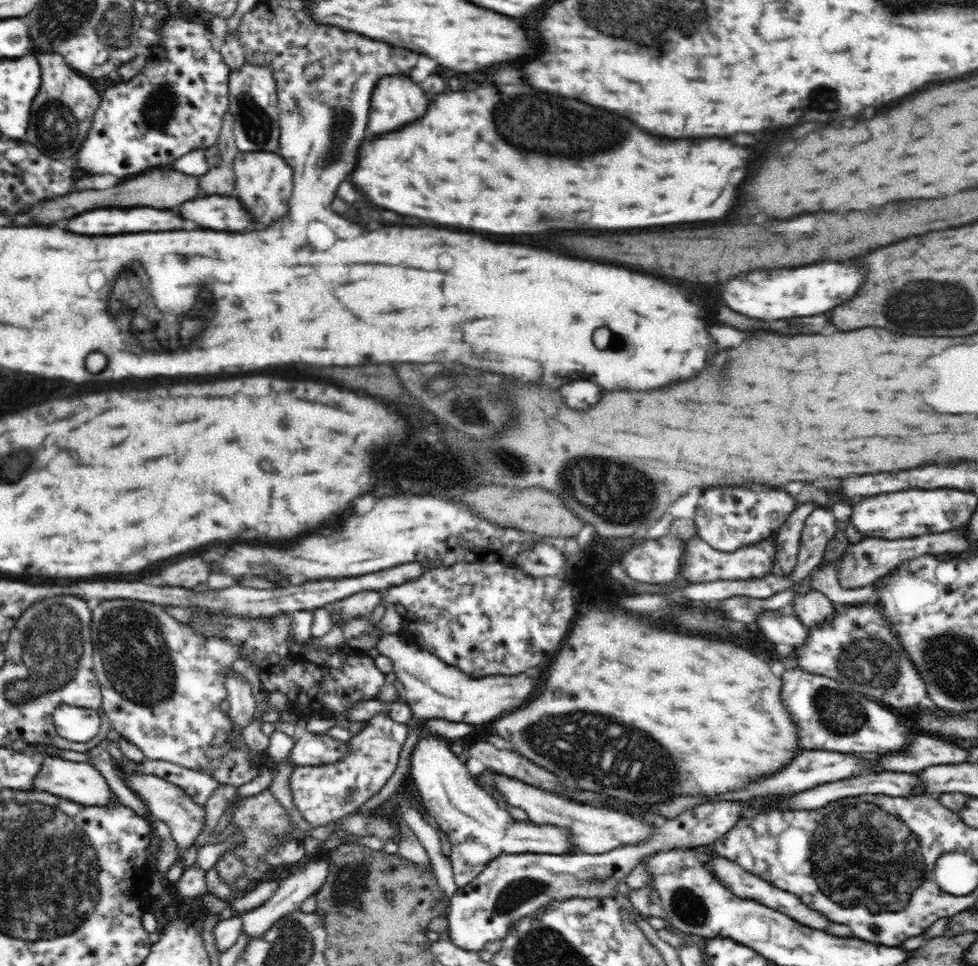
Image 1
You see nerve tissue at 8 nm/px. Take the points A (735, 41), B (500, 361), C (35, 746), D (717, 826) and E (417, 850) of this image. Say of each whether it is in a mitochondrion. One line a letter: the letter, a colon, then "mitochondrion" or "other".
A: other
B: mitochondrion
C: other
D: other
E: other

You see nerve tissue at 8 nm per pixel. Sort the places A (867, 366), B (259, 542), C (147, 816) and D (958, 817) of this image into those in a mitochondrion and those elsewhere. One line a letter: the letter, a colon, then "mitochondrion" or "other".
A: other
B: other
C: other
D: other

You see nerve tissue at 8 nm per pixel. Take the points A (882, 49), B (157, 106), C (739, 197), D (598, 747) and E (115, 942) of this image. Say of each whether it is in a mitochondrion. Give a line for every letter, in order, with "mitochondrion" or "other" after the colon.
A: other
B: mitochondrion
C: other
D: mitochondrion
E: other

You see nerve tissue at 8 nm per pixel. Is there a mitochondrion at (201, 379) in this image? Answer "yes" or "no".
no

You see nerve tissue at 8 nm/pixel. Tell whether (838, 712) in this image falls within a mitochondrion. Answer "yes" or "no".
yes

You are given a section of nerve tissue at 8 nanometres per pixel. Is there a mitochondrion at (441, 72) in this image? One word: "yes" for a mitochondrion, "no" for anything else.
no

